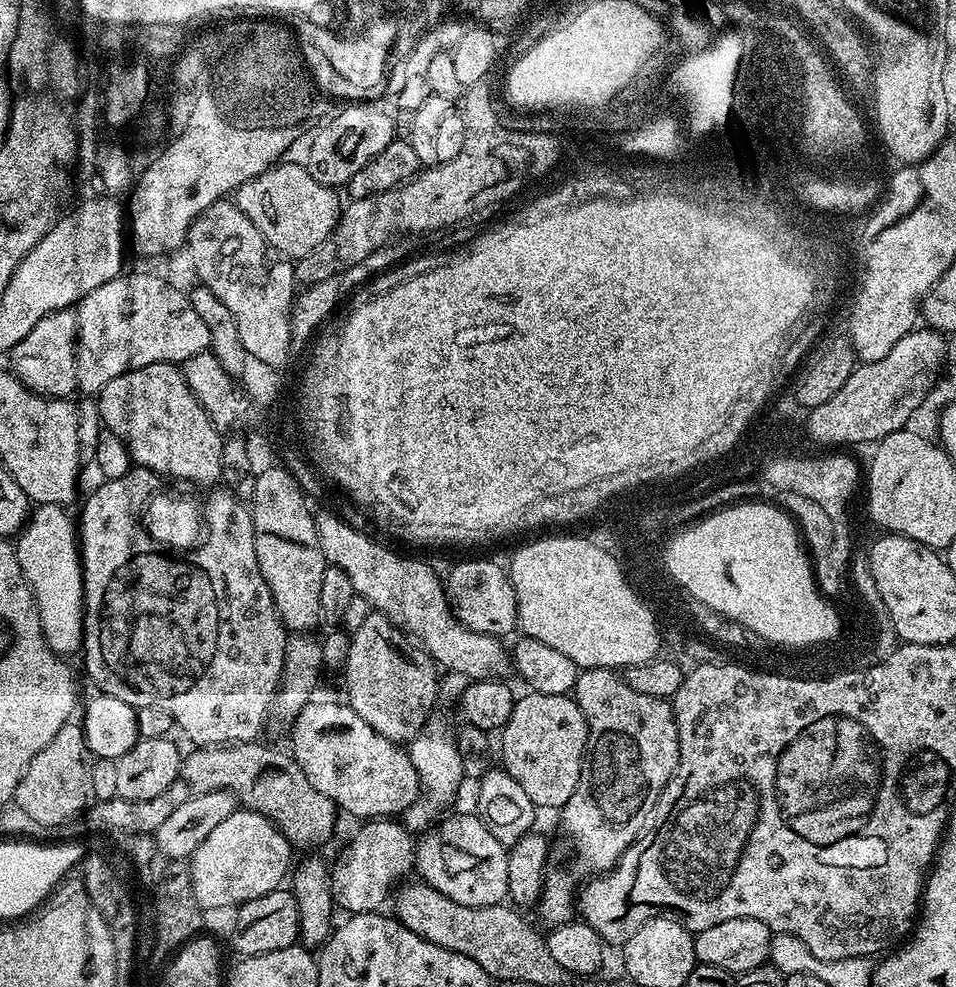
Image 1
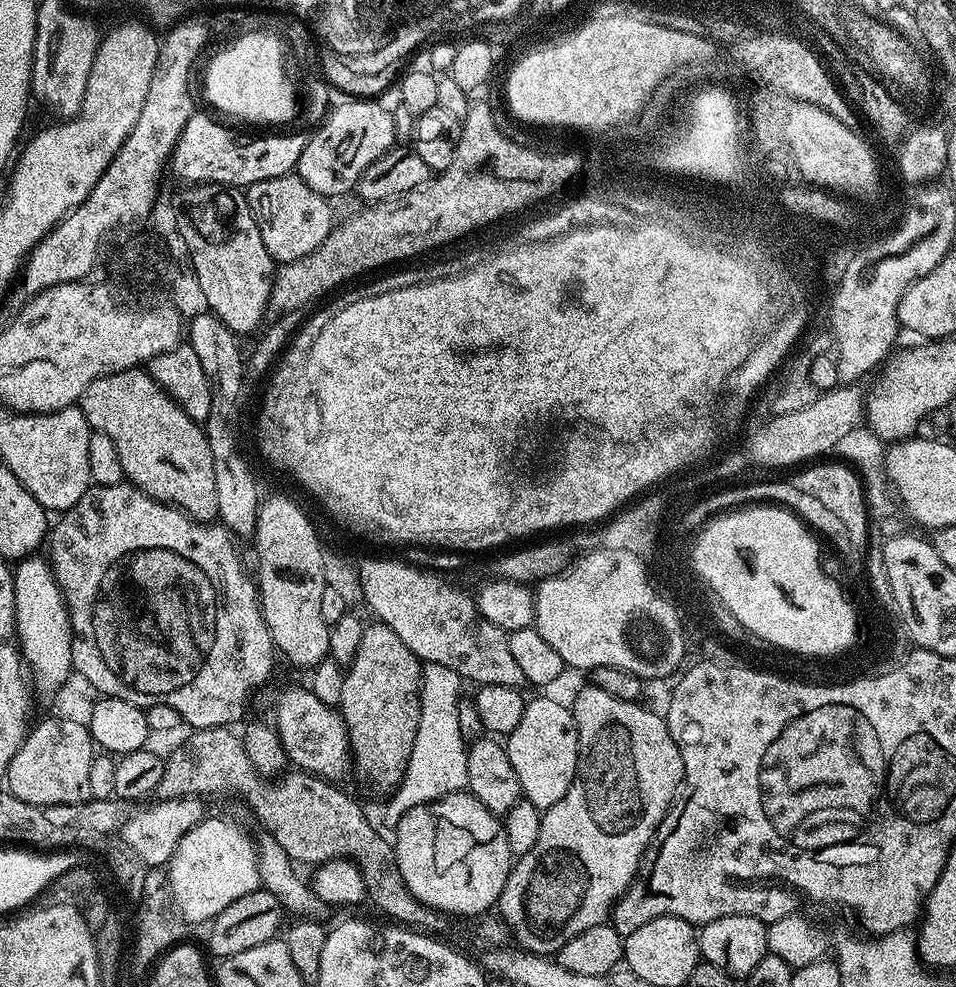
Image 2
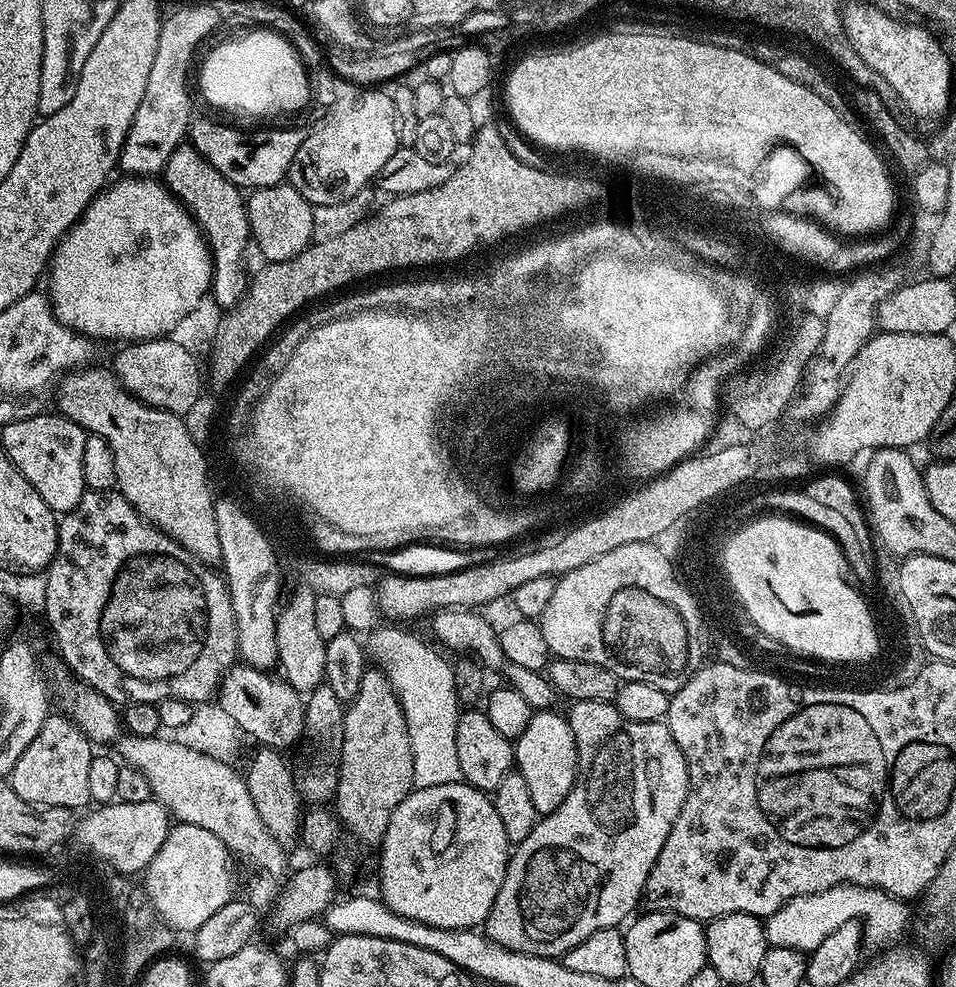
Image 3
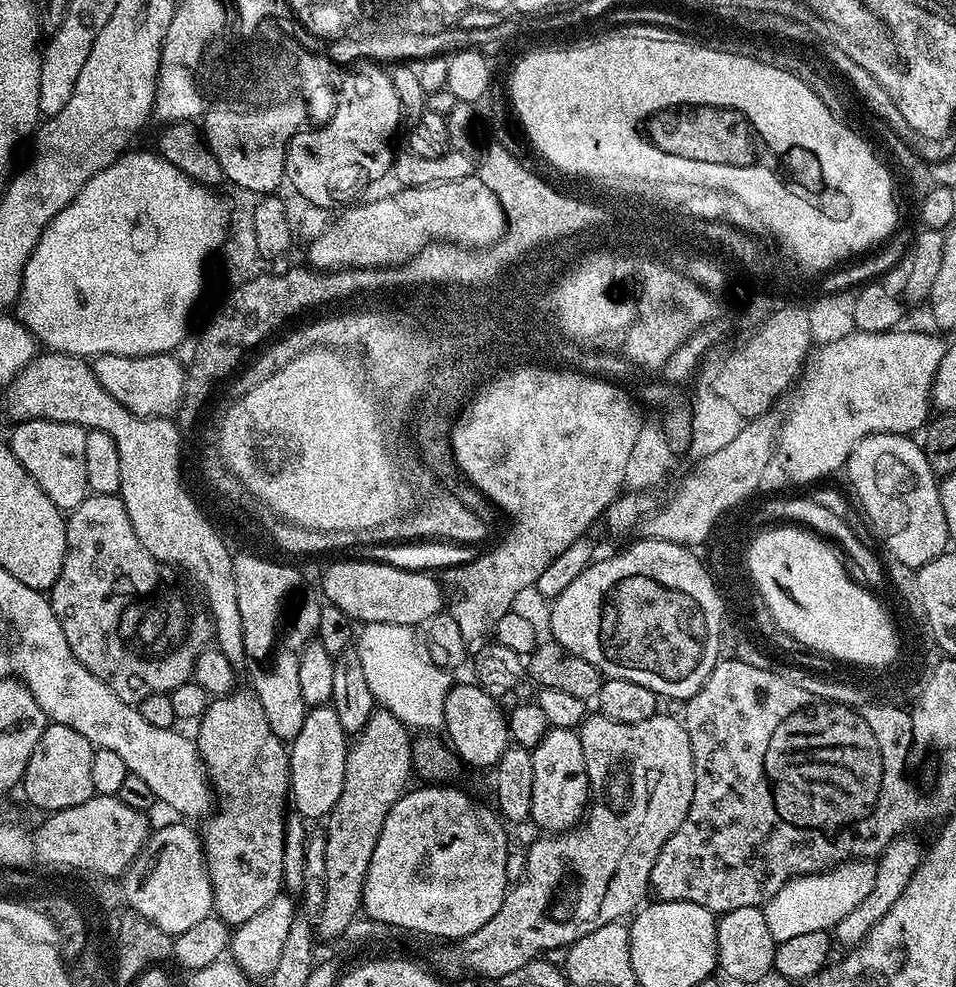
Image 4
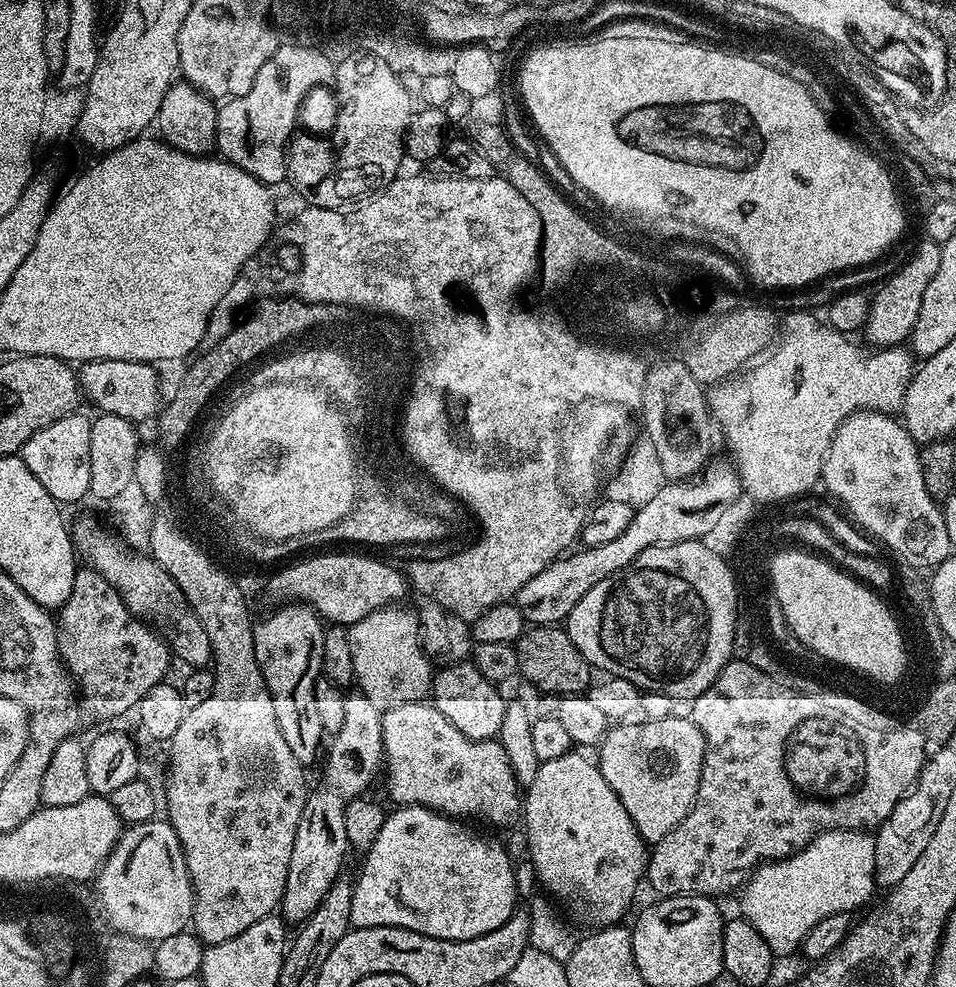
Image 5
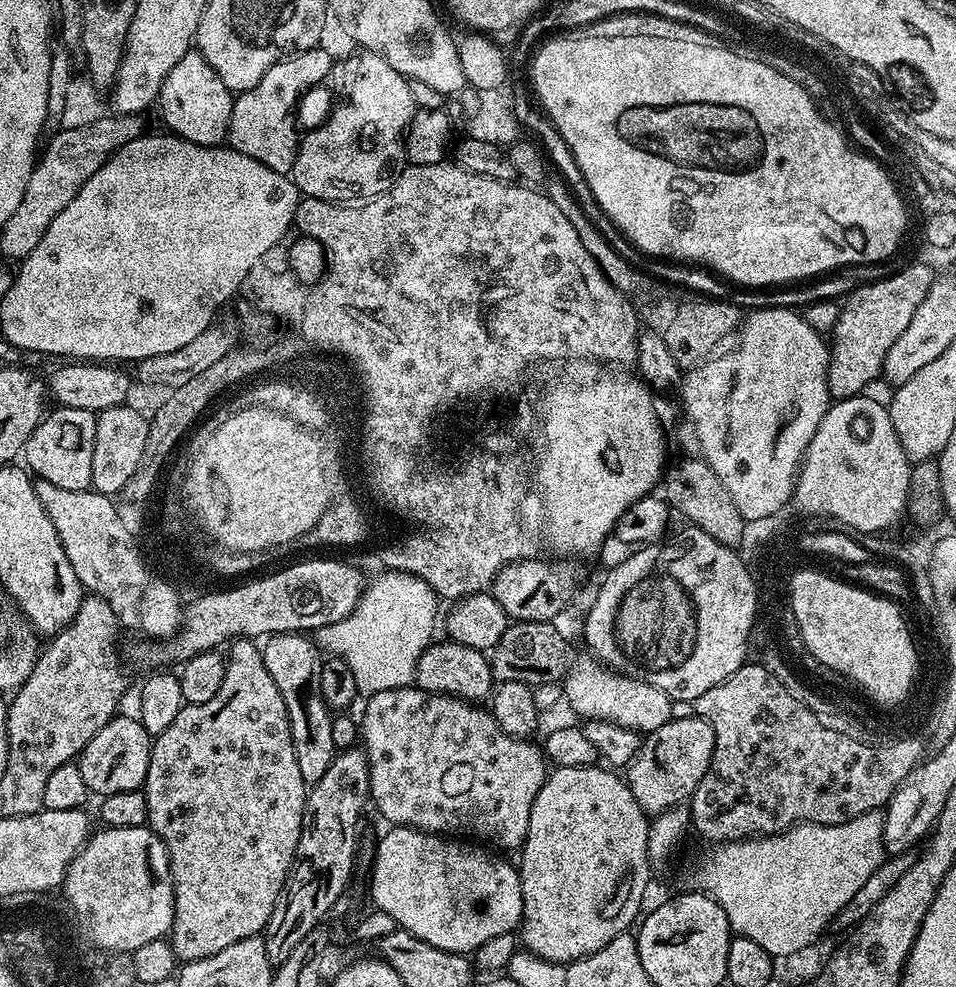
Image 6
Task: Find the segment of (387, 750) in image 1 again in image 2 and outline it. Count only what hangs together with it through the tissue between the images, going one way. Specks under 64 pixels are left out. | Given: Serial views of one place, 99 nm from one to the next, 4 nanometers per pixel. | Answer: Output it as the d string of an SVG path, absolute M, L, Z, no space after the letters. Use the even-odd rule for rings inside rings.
M311 687L288 688L276 700L274 727L289 761L299 771L310 772L322 780L344 782L354 768L348 728L335 707L313 694Z

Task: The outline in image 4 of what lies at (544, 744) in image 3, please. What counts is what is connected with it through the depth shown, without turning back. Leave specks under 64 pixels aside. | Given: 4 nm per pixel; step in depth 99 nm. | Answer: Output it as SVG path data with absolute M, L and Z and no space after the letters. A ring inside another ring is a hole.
M549 727L544 733L542 742L531 749L532 761L534 762L534 802L532 803L531 823L544 828L545 833L555 834L566 832L569 828L576 827L580 823L590 799L588 790L588 775L586 774L586 758L582 758L582 742L579 735L571 728Z

